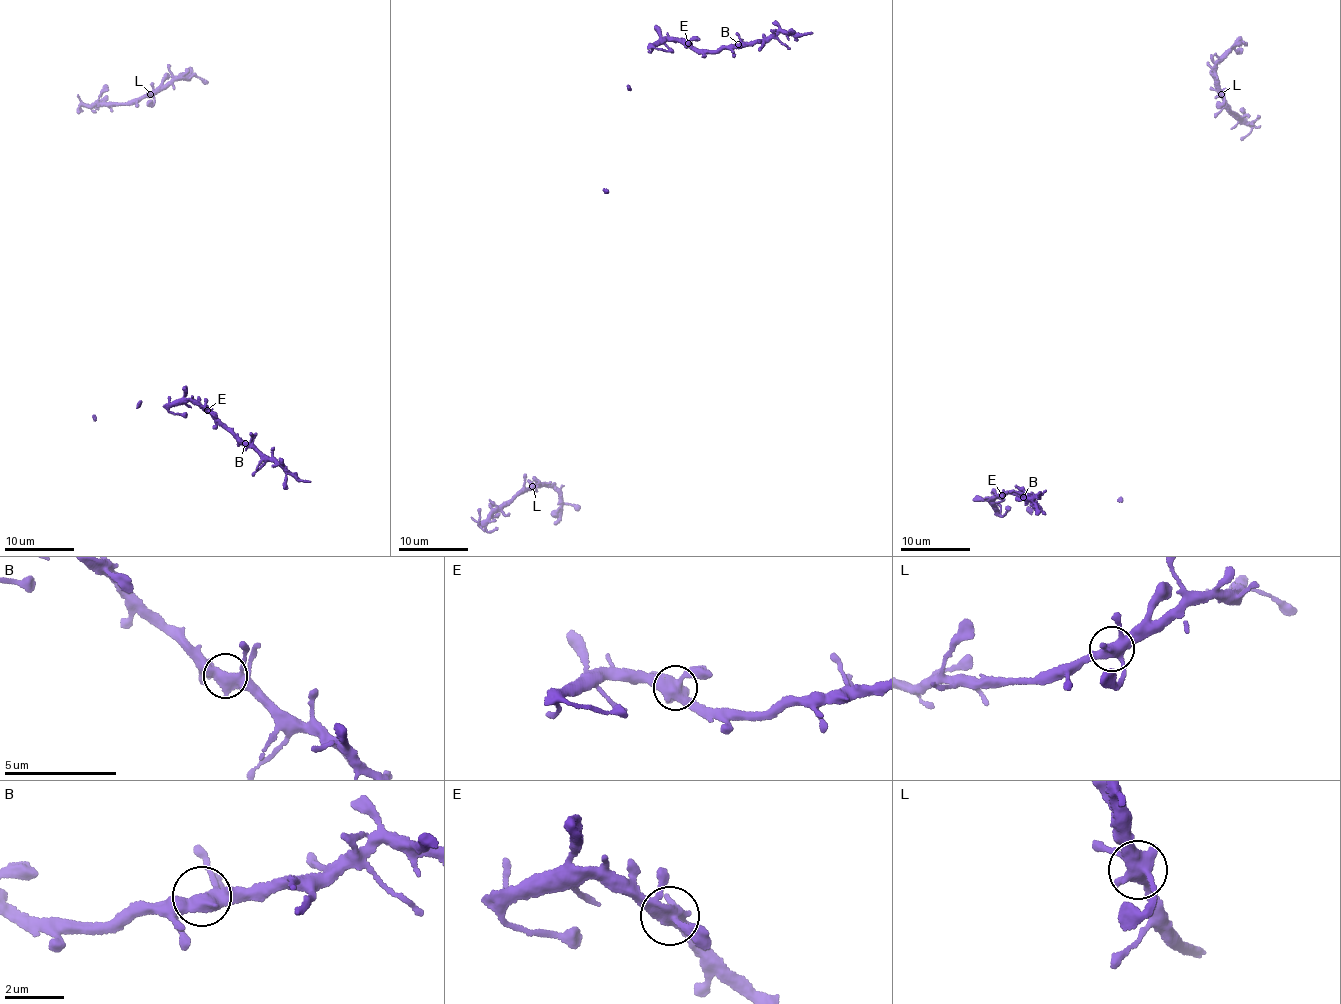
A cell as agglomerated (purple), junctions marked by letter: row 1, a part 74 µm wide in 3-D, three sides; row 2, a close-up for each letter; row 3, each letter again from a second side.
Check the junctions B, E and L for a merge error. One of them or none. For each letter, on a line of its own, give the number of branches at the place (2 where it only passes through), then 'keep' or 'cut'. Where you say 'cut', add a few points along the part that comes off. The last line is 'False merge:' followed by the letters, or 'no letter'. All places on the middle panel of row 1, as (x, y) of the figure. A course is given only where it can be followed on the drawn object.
B: 4 | keep
E: 4 | keep
L: 4 | keep
False merge: no letter

